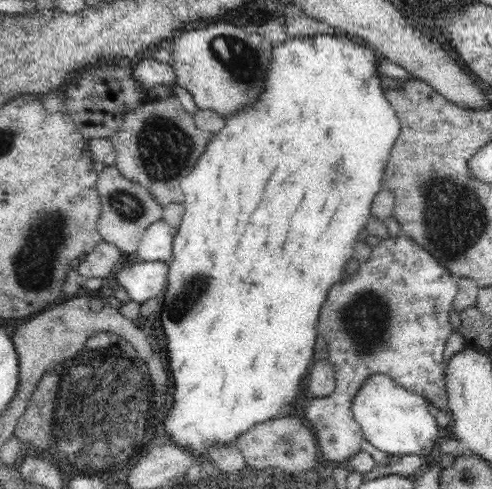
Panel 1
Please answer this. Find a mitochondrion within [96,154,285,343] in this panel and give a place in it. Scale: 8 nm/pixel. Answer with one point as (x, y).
(198, 283)

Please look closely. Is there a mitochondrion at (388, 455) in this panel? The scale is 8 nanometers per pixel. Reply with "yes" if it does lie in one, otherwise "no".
no

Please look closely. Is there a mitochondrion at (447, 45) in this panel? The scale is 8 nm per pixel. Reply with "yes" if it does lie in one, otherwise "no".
no

